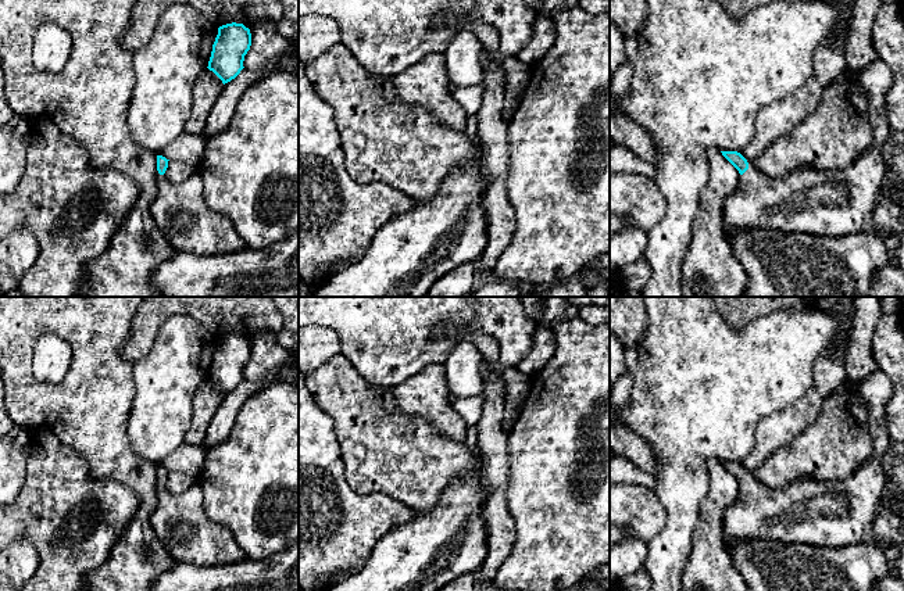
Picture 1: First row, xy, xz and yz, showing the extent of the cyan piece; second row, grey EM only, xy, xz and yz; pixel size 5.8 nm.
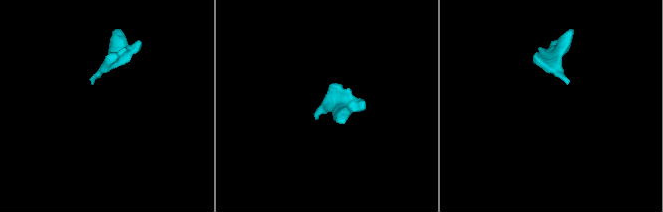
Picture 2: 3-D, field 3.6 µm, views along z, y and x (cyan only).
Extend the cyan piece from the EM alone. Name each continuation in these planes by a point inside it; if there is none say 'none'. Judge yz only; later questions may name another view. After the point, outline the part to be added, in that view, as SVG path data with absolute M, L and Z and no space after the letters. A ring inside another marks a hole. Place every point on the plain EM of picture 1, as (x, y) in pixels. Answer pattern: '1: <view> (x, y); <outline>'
1: yz (842, 512); M876 369L858 386L868 409L869 433L873 441L873 454L868 462L842 480L798 479L782 488L769 488L748 477L723 512L722 531L728 548L736 541L750 540L814 547L846 547L873 540L872 526L886 492L883 456L894 445L885 416L893 384L882 370Z

